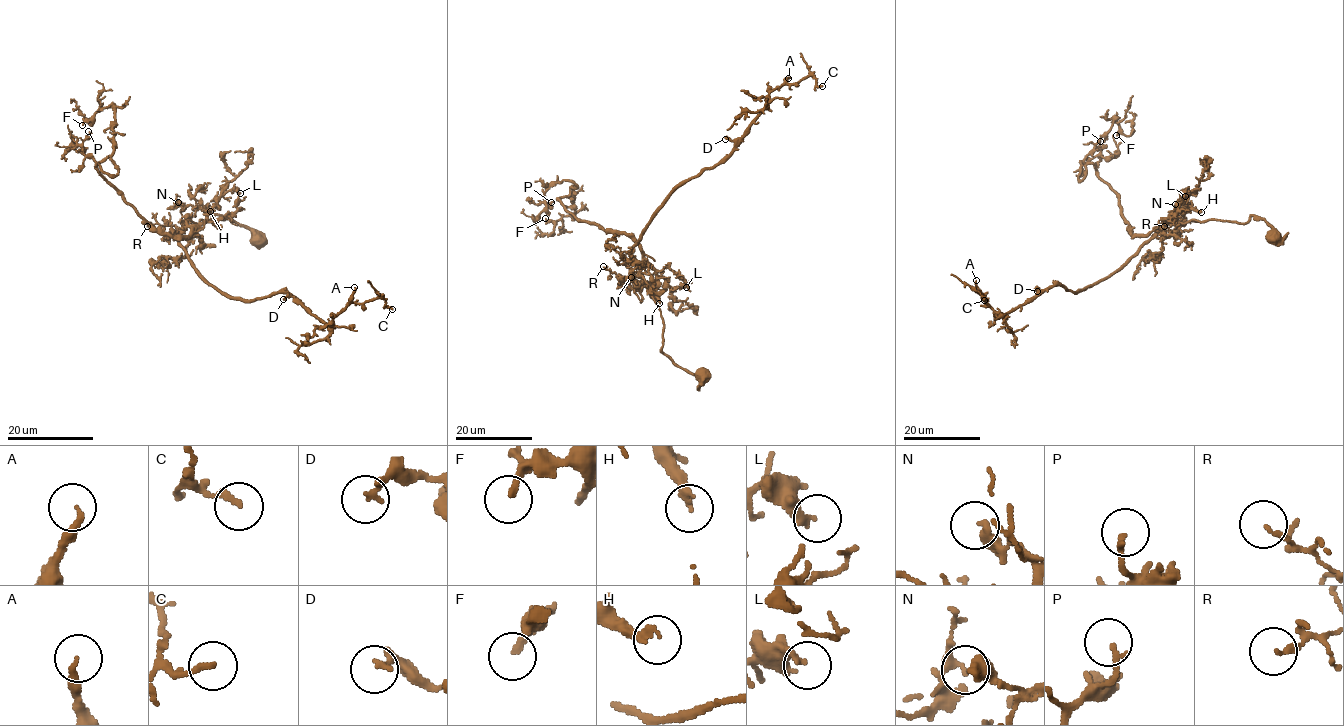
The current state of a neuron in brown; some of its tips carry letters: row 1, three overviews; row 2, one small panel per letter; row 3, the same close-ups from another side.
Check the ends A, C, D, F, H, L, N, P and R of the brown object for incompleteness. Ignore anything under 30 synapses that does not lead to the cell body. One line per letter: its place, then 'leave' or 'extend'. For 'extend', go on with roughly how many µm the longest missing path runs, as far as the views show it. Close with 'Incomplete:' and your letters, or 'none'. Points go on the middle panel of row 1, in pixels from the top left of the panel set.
A: at (788, 78); leave
C: at (822, 86); leave
D: at (725, 139); leave
F: at (545, 218); leave
H: at (659, 303); extend; about 25 µm are missing
L: at (686, 287); leave
N: at (631, 277); leave
P: at (551, 202); leave
R: at (603, 266); leave
Incomplete: H

